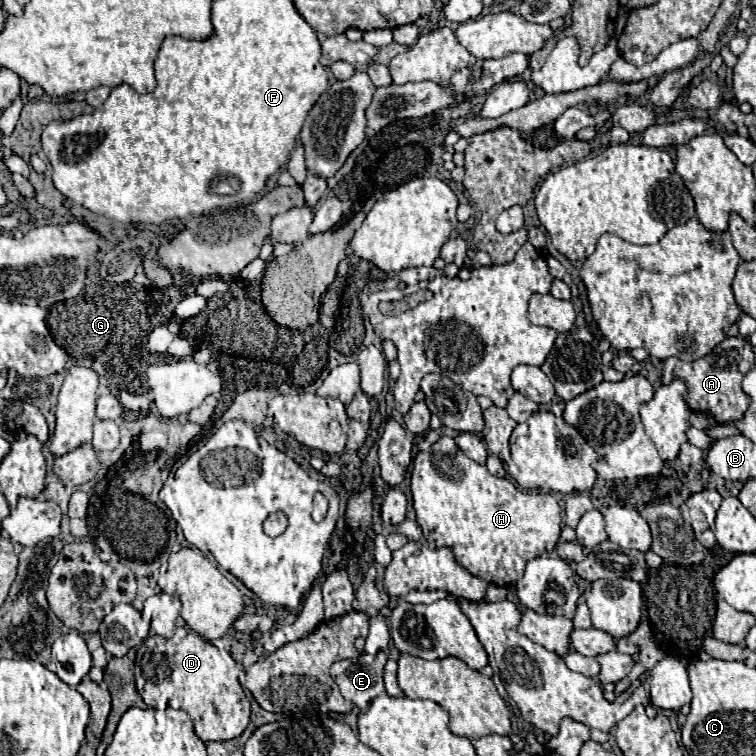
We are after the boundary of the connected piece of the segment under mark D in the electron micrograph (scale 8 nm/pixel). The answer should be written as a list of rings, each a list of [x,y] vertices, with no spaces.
[[[181,626],[177,628],[173,638],[161,638],[161,636],[149,636],[139,648],[137,648],[137,658],[135,658],[135,682],[137,682],[137,690],[143,698],[143,702],[149,708],[165,708],[165,706],[173,706],[173,708],[181,708],[185,710],[195,726],[195,734],[203,740],[203,742],[211,742],[211,740],[231,740],[243,734],[243,730],[249,724],[249,700],[245,698],[245,692],[237,680],[239,676],[239,668],[235,664],[235,660],[229,654],[219,652],[219,648],[215,648],[211,642],[207,642],[205,638],[201,638],[197,632],[193,632],[189,626]]]

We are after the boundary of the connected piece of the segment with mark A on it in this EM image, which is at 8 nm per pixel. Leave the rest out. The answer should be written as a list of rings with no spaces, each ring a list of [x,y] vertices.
[[[737,336],[737,338],[725,338],[711,354],[695,360],[695,362],[683,362],[679,358],[667,358],[661,362],[661,384],[671,384],[671,380],[679,378],[687,384],[685,400],[693,412],[707,412],[711,418],[715,418],[719,424],[723,422],[735,422],[741,420],[751,406],[751,398],[741,390],[743,376],[753,368],[753,348],[749,340]]]

